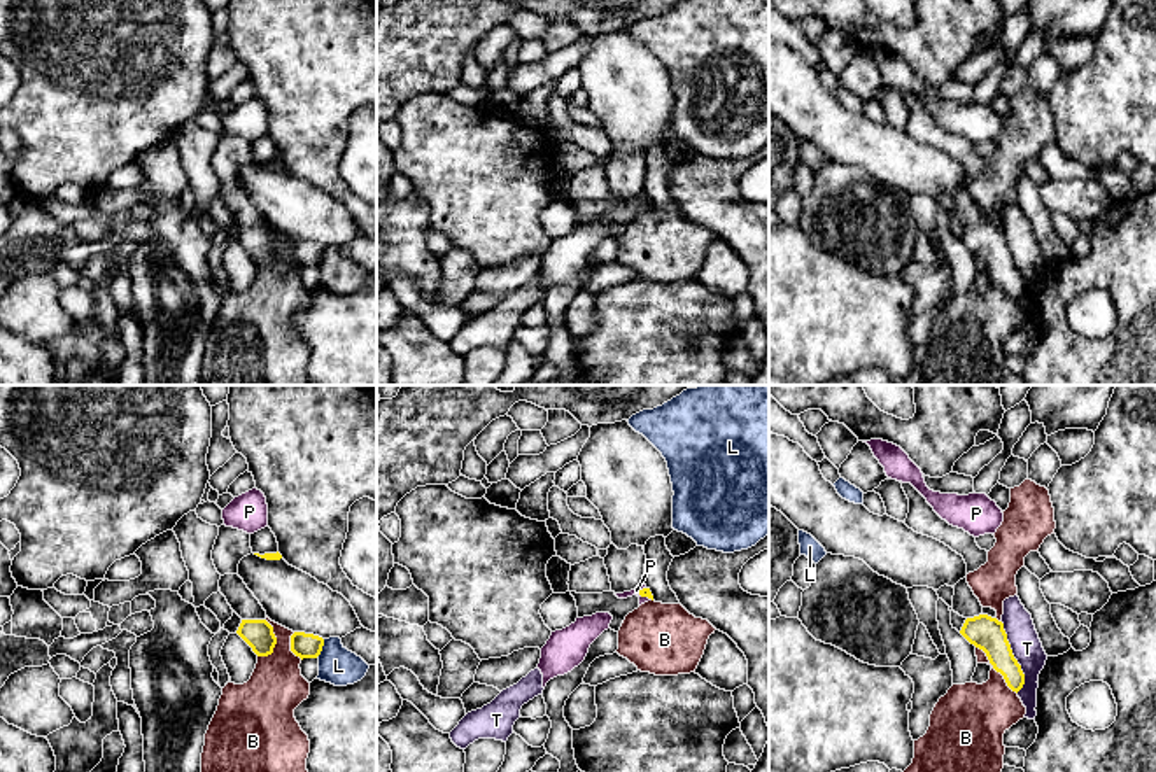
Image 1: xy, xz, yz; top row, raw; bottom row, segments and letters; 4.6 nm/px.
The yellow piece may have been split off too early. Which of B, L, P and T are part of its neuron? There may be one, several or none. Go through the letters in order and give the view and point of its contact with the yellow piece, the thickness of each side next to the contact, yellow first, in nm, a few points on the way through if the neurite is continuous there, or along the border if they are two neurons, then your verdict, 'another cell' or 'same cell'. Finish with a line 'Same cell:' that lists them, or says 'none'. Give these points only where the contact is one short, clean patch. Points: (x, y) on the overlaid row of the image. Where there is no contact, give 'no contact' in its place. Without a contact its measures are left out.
B: yz (995, 669) | 160/320 nm | another cell
L: xy (321, 648) | 110/170 nm | another cell
P: xz (645, 596) | 50/30 nm | along xz (638, 590), (652, 599) | another cell
T: yz (1013, 657) | 160/140 nm | another cell
Same cell: none

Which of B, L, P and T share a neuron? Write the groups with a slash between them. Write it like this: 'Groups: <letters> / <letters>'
Groups: B / L / P / T

